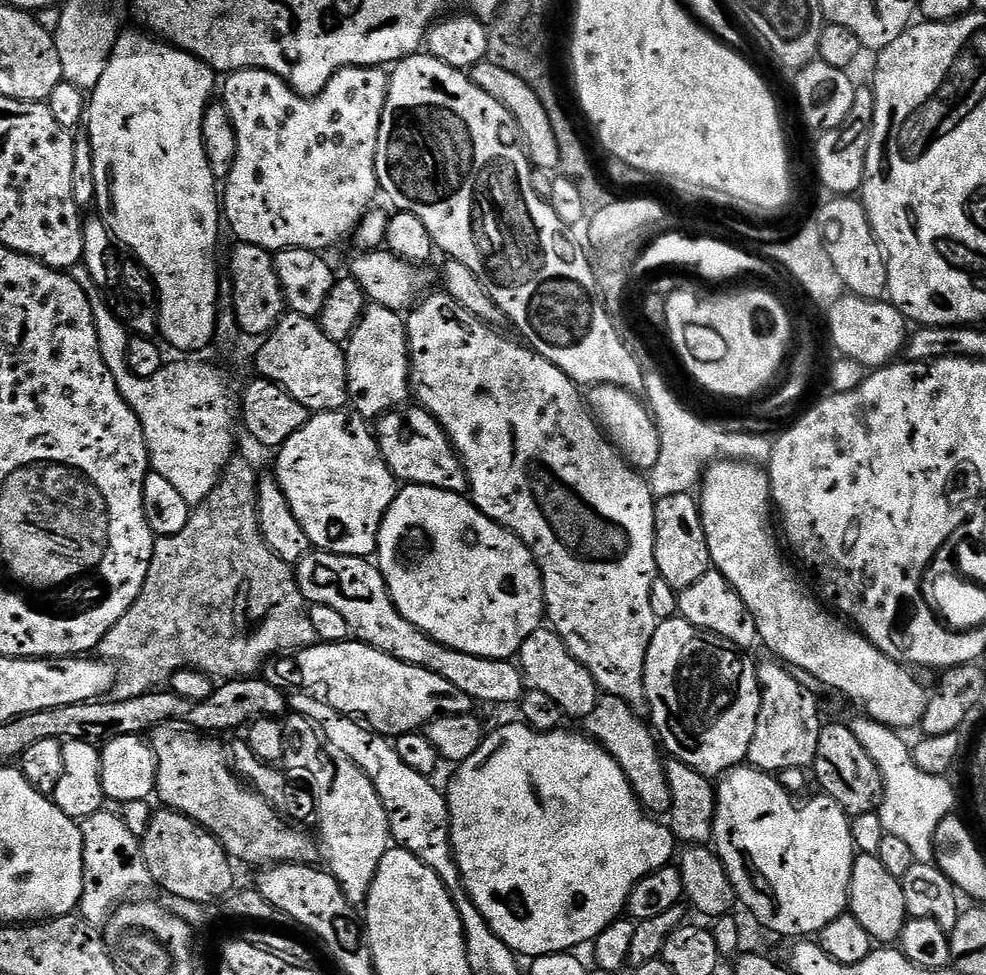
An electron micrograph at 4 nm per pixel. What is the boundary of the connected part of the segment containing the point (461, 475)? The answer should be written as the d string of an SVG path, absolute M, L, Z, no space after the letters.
M401 406L385 412L374 424L376 445L397 481L409 484L425 484L447 492L468 492L468 475L455 448L444 433L444 428L425 408Z

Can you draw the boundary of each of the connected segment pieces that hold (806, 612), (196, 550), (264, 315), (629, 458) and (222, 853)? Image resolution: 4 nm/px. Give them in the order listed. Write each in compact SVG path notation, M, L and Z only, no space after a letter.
M718 460L709 463L703 469L702 479L698 484L698 503L712 568L722 573L726 582L730 582L730 586L738 590L742 602L746 602L750 614L756 619L757 637L776 655L773 657L779 658L785 665L801 673L818 678L825 689L833 688L834 691L849 696L864 711L861 713L867 719L876 720L887 728L915 729L924 717L929 693L926 688L924 692L923 686L911 676L913 673L905 665L882 654L882 650L875 648L862 633L857 632L855 627L849 626L843 619L835 615L828 616L829 609L796 581L791 566L784 561L784 556L780 553L780 544L776 541L775 530L772 529L774 505L767 471L743 460Z
M233 455L224 467L224 472L220 475L220 480L214 486L214 490L210 490L206 499L191 509L186 526L182 526L182 530L178 530L178 534L161 536L157 539L150 562L150 570L146 574L146 582L142 586L142 594L138 594L134 606L130 606L130 610L126 610L126 614L122 618L118 618L115 626L105 634L98 649L99 655L105 661L117 660L120 663L120 676L118 672L114 680L115 699L125 700L151 692L157 686L163 685L160 684L163 680L164 683L171 681L172 675L182 668L195 668L196 671L205 672L207 676L213 678L221 676L219 679L224 682L237 678L248 678L259 673L265 662L271 661L281 654L292 654L299 649L308 648L317 643L314 626L310 626L306 601L296 585L296 573L293 565L282 562L282 558L278 558L278 554L274 554L274 550L270 550L266 538L262 538L262 530L258 522L257 483L258 475L256 476L255 466L244 456Z
M237 243L235 247L228 260L226 272L231 276L234 286L234 310L240 323L240 331L245 337L263 338L286 312L282 286L276 273L276 262L273 253L267 252L265 248L241 243Z
M612 384L593 385L587 391L586 403L601 431L629 465L639 472L648 472L653 468L658 462L660 434L651 411L635 393Z
M171 810L153 811L152 820L142 837L146 866L157 889L165 890L176 900L210 904L233 891L232 867L228 851L189 816Z

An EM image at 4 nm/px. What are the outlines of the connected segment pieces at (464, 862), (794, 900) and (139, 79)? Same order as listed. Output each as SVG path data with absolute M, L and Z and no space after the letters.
M523 722L515 723L504 724L493 732L491 729L478 750L474 750L474 754L470 754L466 762L458 765L452 785L446 788L453 857L460 871L461 882L470 894L474 906L478 906L482 918L486 918L490 930L494 930L494 934L498 934L498 938L502 938L502 942L506 942L506 946L510 946L513 952L521 957L528 956L527 958L549 956L555 952L571 953L573 950L580 950L576 948L583 944L584 947L591 945L598 938L598 934L606 930L606 926L625 915L634 886L638 886L638 882L642 882L642 878L652 872L673 863L678 852L678 841L667 823L659 824L656 821L659 819L653 818L640 805L640 799L634 794L626 774L622 774L622 766L618 766L618 762L614 762L608 751L595 740L579 731L536 732Z
M751 766L732 768L719 777L715 785L714 851L728 872L739 903L752 911L762 927L780 936L812 938L830 926L834 918L849 911L852 867L858 855L852 841L852 822L838 802L823 794L816 794L799 808L776 780L779 779L775 775Z
M141 30L141 32L124 32L121 31L116 38L116 45L112 51L112 57L106 62L106 70L102 74L102 78L98 78L98 86L91 89L90 96L92 96L92 101L88 100L86 104L86 125L88 124L88 129L86 129L86 135L90 146L92 147L92 153L94 154L94 182L96 183L96 199L94 201L94 208L97 213L102 217L104 225L107 226L109 232L112 234L113 240L116 241L117 245L129 248L131 255L135 257L137 261L142 265L142 267L148 271L148 275L152 277L152 283L156 286L156 295L158 297L158 307L160 309L160 322L158 325L159 335L162 337L164 335L163 343L169 344L172 348L177 348L177 353L180 354L200 354L200 351L209 343L213 343L214 337L216 335L216 299L218 298L218 286L220 285L220 276L218 271L216 272L216 260L212 255L216 252L216 235L219 234L220 228L222 232L222 200L218 195L218 177L212 173L210 170L210 162L206 158L206 150L204 149L204 143L202 142L202 118L204 117L204 111L208 109L210 101L213 99L212 91L218 88L218 76L217 73L213 72L207 64L203 64L197 56L191 56L188 52L182 51L181 48L175 46L166 46L165 41L157 38L155 35L149 34L147 31Z

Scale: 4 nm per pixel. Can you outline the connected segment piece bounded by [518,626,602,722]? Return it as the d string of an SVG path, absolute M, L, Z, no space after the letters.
M551 627L536 628L534 634L530 634L526 642L522 642L518 653L518 667L524 674L527 687L542 690L542 694L548 695L553 702L558 702L569 721L582 722L601 698L600 687L596 685L590 670L586 670L586 666L582 666L582 662L578 662L574 654L570 654L566 642L562 642L560 635Z

